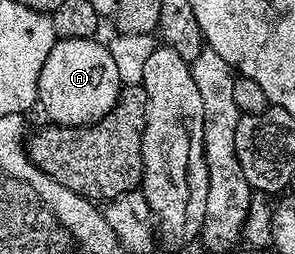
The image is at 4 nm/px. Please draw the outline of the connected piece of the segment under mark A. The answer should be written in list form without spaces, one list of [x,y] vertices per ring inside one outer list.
[[[57,39],[42,66],[38,78],[38,104],[44,107],[47,119],[53,124],[65,124],[71,128],[82,128],[97,124],[116,105],[121,90],[118,70],[114,58],[110,58],[107,43],[99,39]]]

